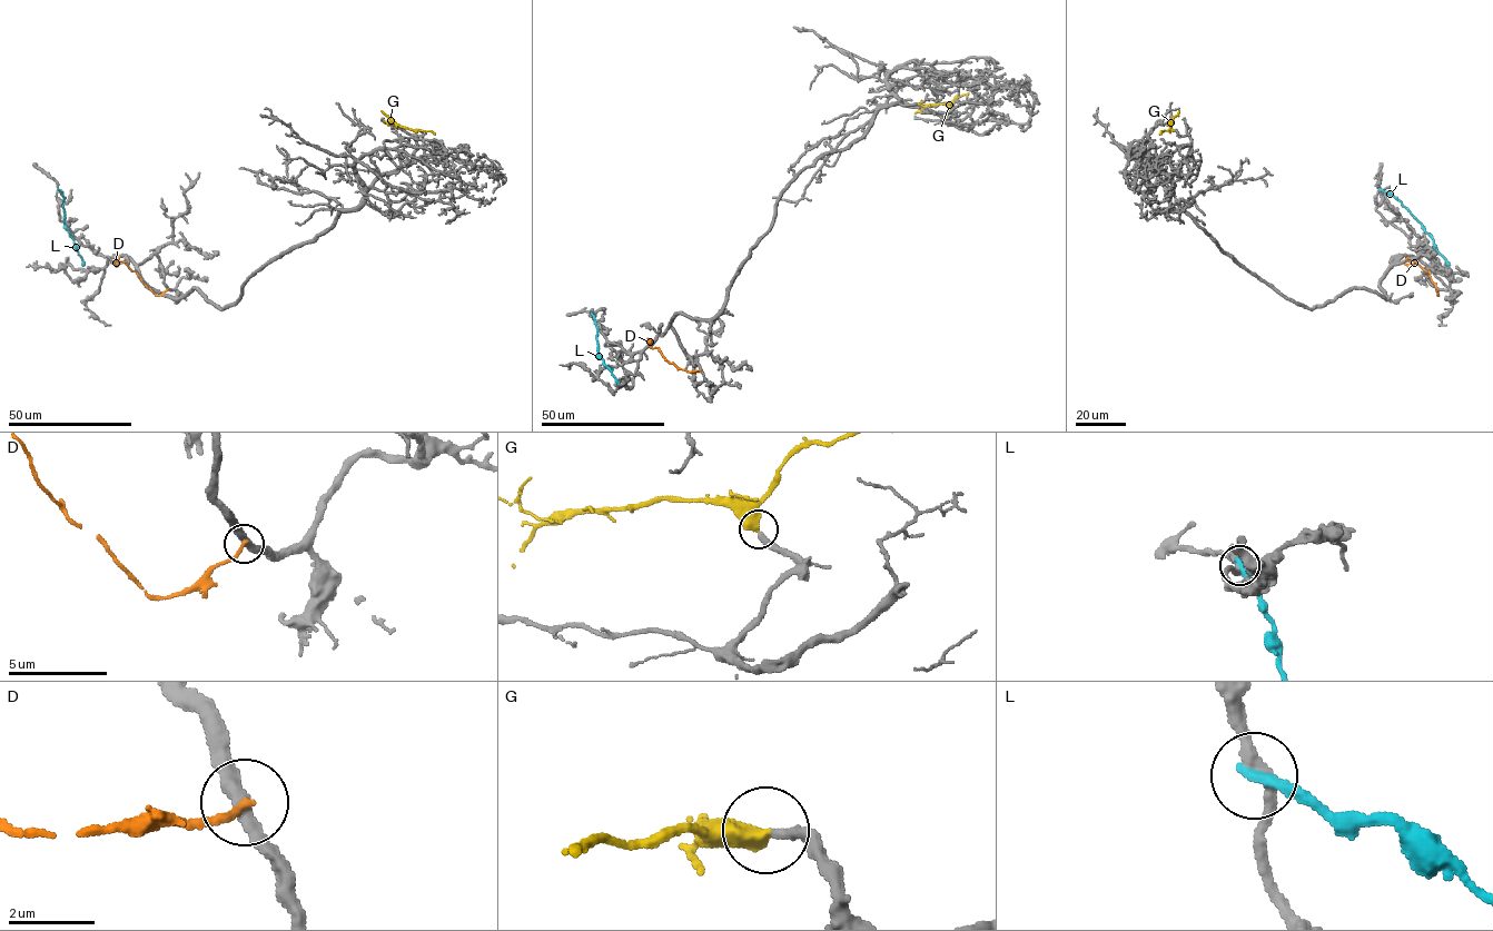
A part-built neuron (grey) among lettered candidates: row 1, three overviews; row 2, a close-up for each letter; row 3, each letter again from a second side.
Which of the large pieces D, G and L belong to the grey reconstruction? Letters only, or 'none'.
G

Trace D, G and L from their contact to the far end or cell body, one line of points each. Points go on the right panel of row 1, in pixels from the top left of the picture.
D: (1436, 288), (1437, 296), (1430, 273), (1414, 261), (1411, 264), (1407, 256)
G: (1174, 130), (1169, 129), (1172, 120), (1179, 110)
L: (1380, 189), (1395, 197), (1422, 225), (1434, 248), (1450, 265)

